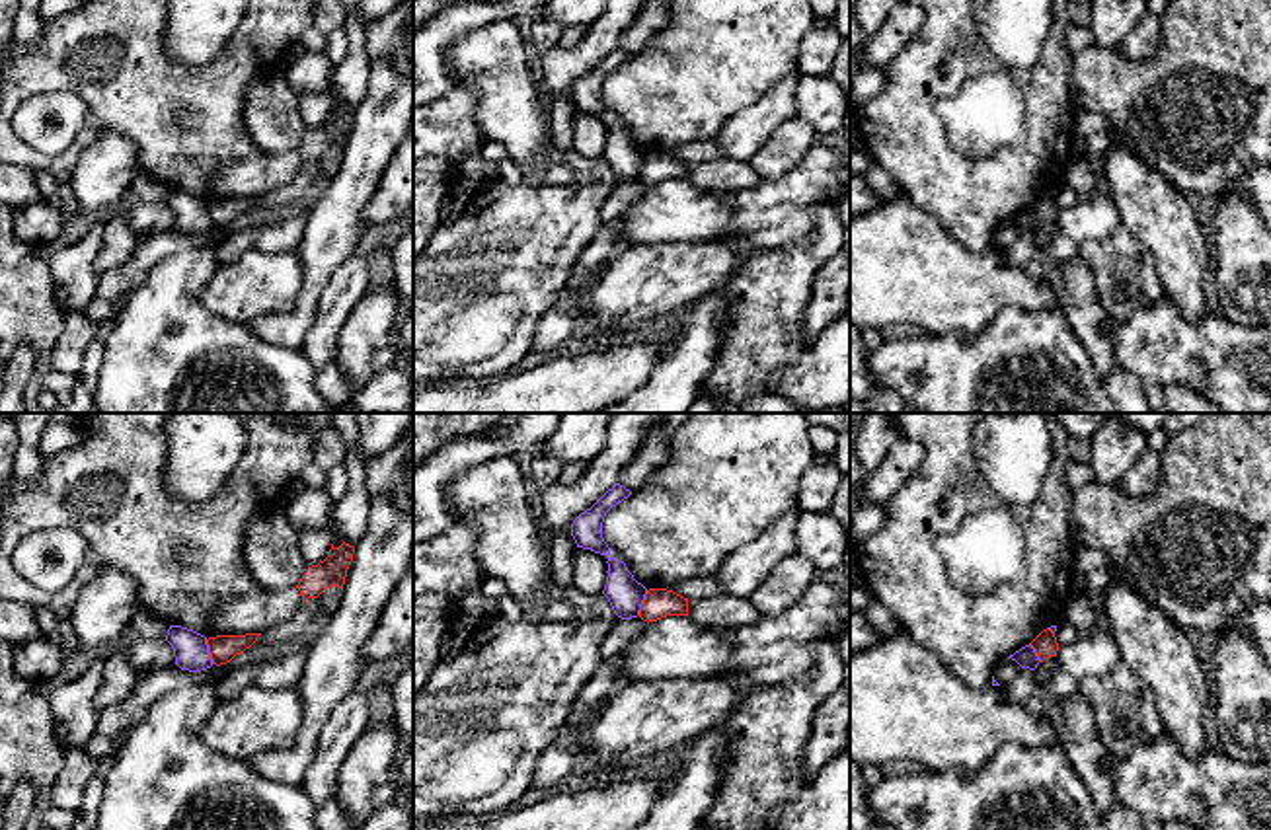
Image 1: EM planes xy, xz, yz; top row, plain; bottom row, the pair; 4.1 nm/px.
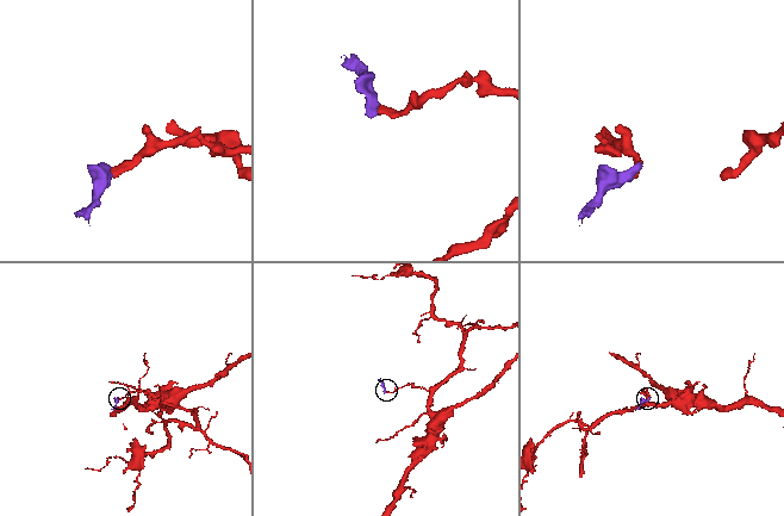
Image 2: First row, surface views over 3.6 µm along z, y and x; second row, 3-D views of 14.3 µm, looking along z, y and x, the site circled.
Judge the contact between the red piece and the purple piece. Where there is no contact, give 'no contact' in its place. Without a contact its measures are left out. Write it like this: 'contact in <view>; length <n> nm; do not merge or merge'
contact in xy; length 110 nm; do not merge

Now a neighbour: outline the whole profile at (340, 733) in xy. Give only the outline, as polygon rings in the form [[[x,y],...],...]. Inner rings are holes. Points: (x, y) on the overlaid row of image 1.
[[[355,690],[337,703],[318,736],[316,754],[300,783],[316,807],[337,793],[337,775],[343,760],[368,725],[368,694]]]

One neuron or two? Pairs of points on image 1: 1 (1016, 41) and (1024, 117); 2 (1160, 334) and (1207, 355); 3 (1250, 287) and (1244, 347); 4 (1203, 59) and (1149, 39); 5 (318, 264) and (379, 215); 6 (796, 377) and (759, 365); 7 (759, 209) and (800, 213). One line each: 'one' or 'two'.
1: two
2: one
3: two
4: two
5: two
6: two
7: one

